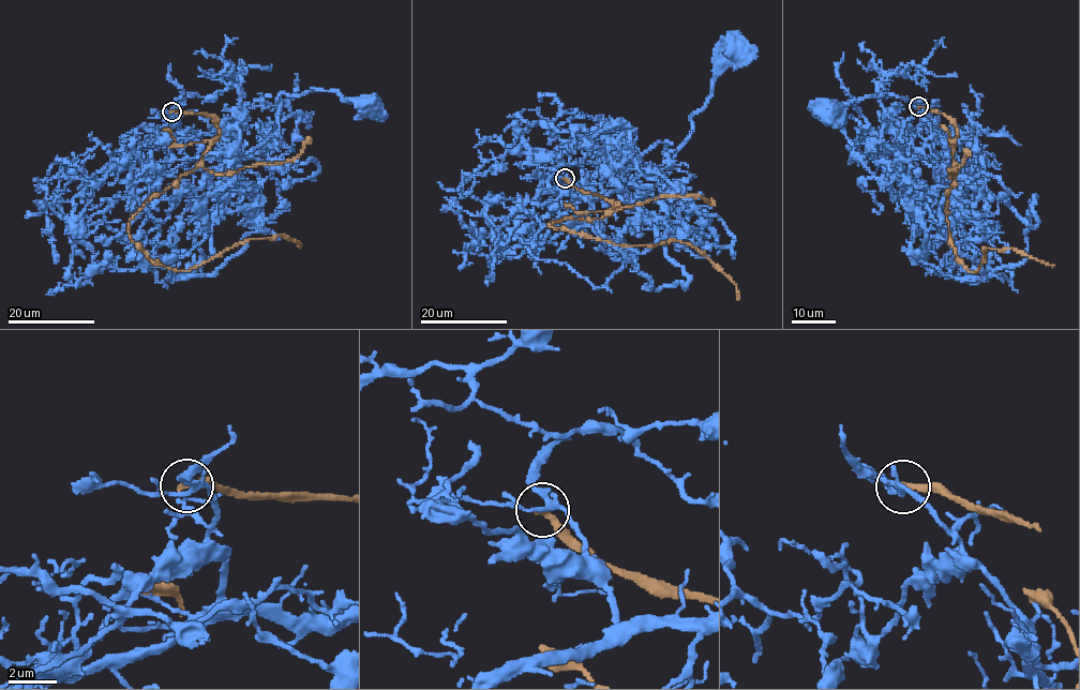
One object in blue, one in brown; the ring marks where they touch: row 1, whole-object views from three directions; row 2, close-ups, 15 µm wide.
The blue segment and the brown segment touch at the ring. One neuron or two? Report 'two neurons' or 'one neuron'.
two neurons

